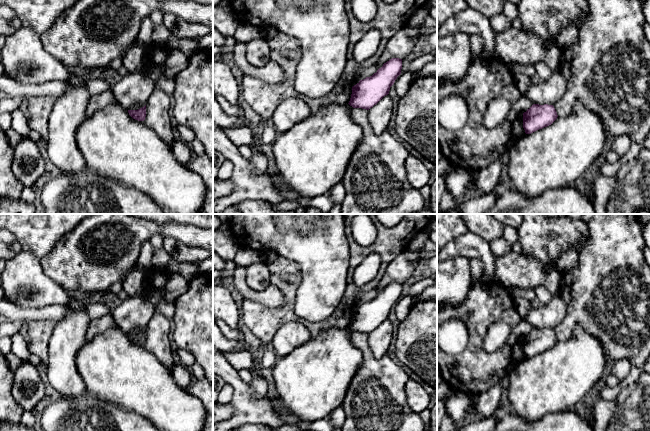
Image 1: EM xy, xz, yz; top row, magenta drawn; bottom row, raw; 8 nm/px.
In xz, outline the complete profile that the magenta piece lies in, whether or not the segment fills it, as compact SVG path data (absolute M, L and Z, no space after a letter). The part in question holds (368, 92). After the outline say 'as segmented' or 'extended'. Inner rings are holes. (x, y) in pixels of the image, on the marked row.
M390 59L372 76L360 80L352 87L352 94L348 104L353 108L369 110L389 94L390 87L401 74L401 69L402 59Z; as segmented

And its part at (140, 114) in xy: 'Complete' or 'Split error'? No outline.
Complete

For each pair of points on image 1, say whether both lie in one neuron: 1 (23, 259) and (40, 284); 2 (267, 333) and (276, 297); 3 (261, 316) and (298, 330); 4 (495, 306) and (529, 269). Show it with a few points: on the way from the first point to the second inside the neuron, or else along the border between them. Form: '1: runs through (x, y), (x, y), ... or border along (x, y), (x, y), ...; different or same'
1: runs through (25, 265), (25, 269), (34, 278); same
2: border along (285, 297), (276, 307), (251, 301); different
3: border along (299, 321), (287, 321), (284, 323), (270, 341); different
4: border along (495, 280), (508, 289); different

